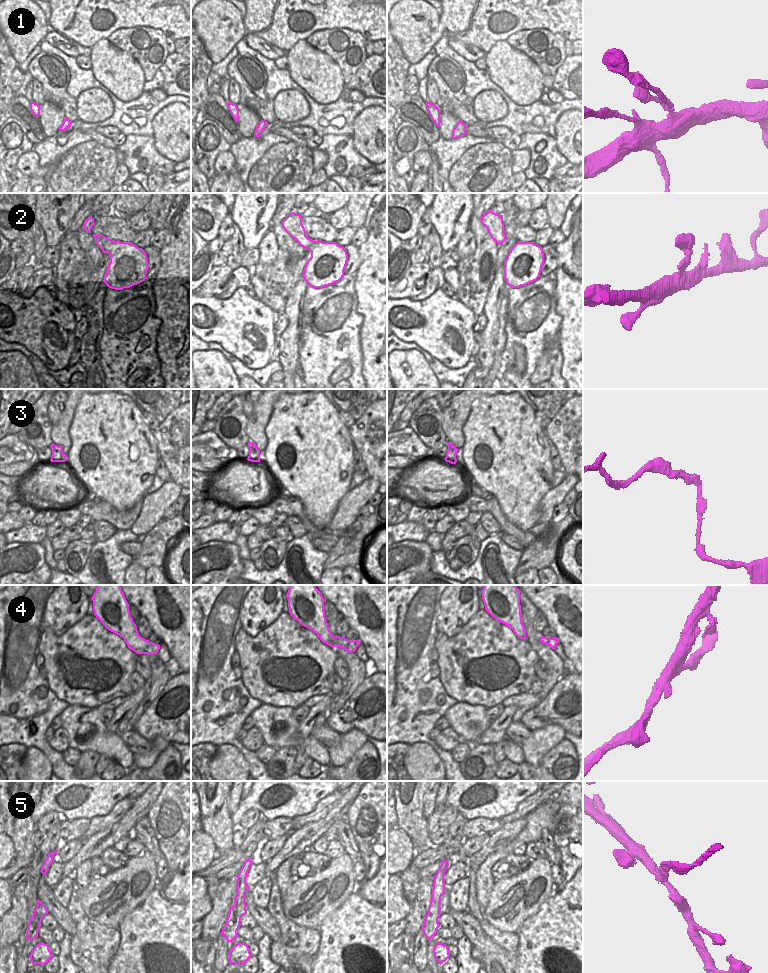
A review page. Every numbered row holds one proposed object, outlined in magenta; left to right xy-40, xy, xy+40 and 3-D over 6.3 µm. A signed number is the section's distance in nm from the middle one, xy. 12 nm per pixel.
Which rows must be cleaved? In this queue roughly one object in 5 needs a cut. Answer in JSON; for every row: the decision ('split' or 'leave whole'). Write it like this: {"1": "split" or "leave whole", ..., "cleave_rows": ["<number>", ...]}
{"1": "leave whole", "2": "leave whole", "3": "leave whole", "4": "leave whole", "5": "split", "cleave_rows": ["5"]}

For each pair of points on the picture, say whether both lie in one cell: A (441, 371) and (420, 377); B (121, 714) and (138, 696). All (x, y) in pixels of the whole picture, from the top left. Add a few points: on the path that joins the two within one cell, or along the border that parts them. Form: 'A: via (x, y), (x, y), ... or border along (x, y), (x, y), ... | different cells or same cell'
A: border along (422, 353), (437, 378) | different cells
B: via (125, 710), (134, 700) | same cell

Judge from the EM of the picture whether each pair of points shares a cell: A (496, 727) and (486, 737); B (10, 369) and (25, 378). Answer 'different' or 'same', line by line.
A: same
B: same

